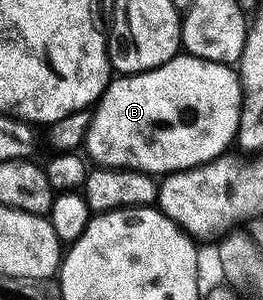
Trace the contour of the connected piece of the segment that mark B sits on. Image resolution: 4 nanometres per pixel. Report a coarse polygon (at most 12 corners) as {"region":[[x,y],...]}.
{"region":[[179,53],[109,81],[83,149],[163,176],[240,131],[240,75]]}

